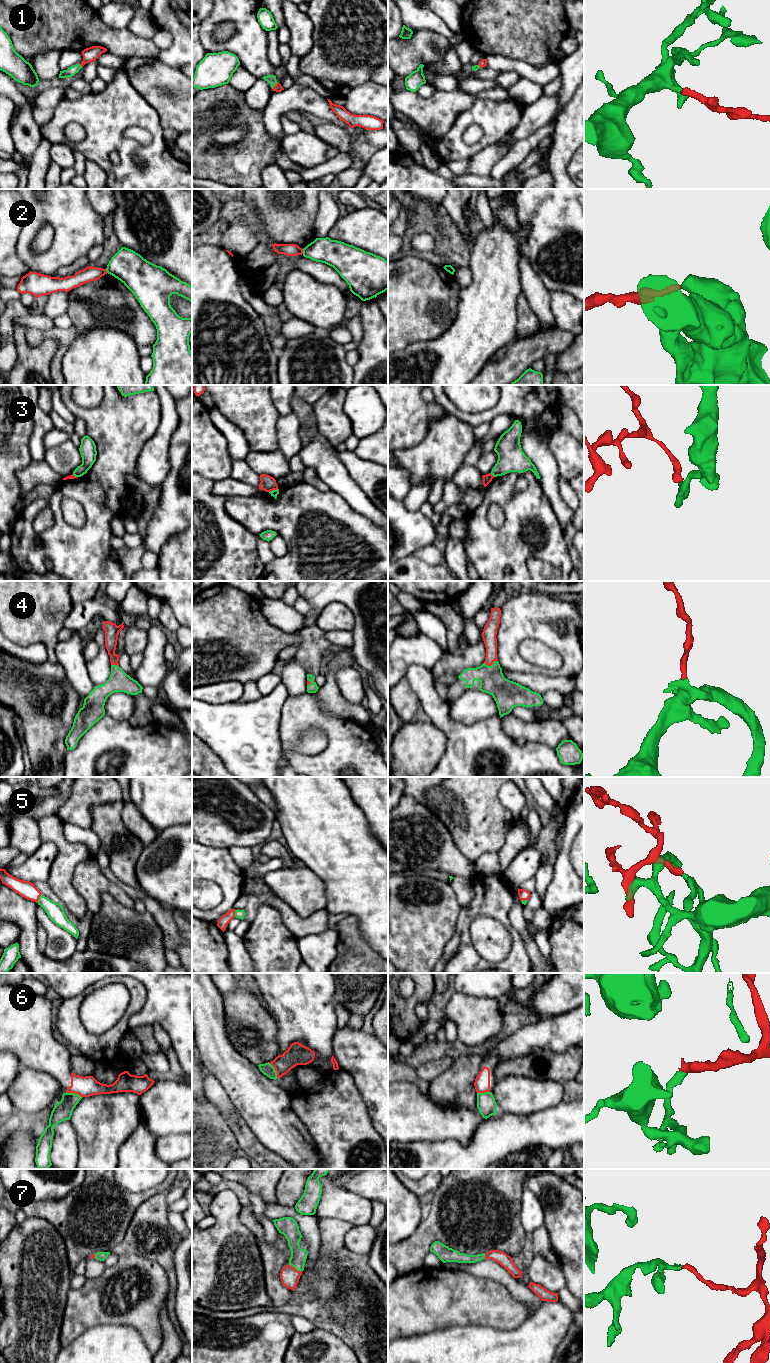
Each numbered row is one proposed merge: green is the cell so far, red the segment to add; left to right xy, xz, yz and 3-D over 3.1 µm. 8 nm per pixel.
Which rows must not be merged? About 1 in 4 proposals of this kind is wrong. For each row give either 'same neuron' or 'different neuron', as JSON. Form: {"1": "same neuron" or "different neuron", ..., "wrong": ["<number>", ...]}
{"1": "same neuron", "2": "different neuron", "3": "different neuron", "4": "same neuron", "5": "same neuron", "6": "different neuron", "7": "same neuron", "wrong": ["2", "3", "6"]}

